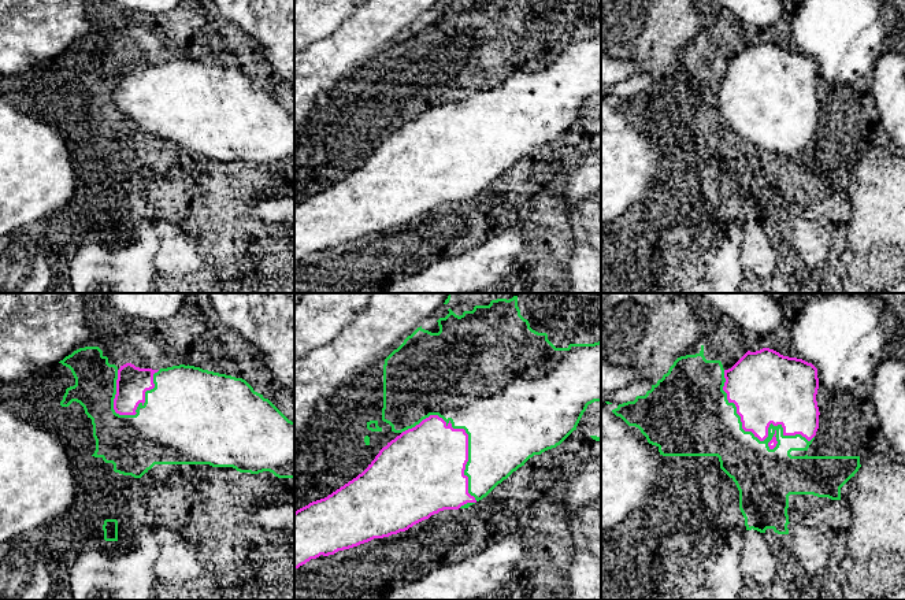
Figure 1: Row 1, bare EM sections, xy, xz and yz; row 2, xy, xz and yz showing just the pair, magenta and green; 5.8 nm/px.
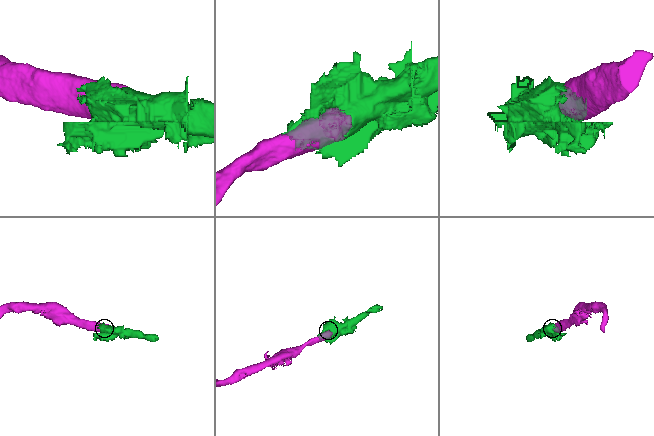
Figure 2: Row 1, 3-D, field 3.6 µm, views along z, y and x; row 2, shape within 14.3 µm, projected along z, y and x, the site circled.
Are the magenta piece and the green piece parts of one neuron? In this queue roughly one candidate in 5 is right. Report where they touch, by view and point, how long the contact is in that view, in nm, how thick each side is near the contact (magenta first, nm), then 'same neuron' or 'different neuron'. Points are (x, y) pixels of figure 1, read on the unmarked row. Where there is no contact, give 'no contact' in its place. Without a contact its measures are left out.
xz (467, 148) | 600 nm | 460/420 nm | same neuron

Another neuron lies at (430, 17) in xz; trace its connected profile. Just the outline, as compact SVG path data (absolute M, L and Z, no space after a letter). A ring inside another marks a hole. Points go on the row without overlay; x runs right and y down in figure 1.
M441 0L434 10L426 11L422 15L422 18L420 18L422 22L429 23L431 26L438 26L439 19L438 19L437 14L439 11L445 11L449 7L449 4L448 4L449 1L459 10L463 8L464 4L472 4L474 3L474 0Z

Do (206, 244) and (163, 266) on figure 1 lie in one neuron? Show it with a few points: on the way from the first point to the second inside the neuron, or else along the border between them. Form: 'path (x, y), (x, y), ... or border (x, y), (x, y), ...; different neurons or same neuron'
path (195, 244), (186, 244), (174, 256); same neuron

